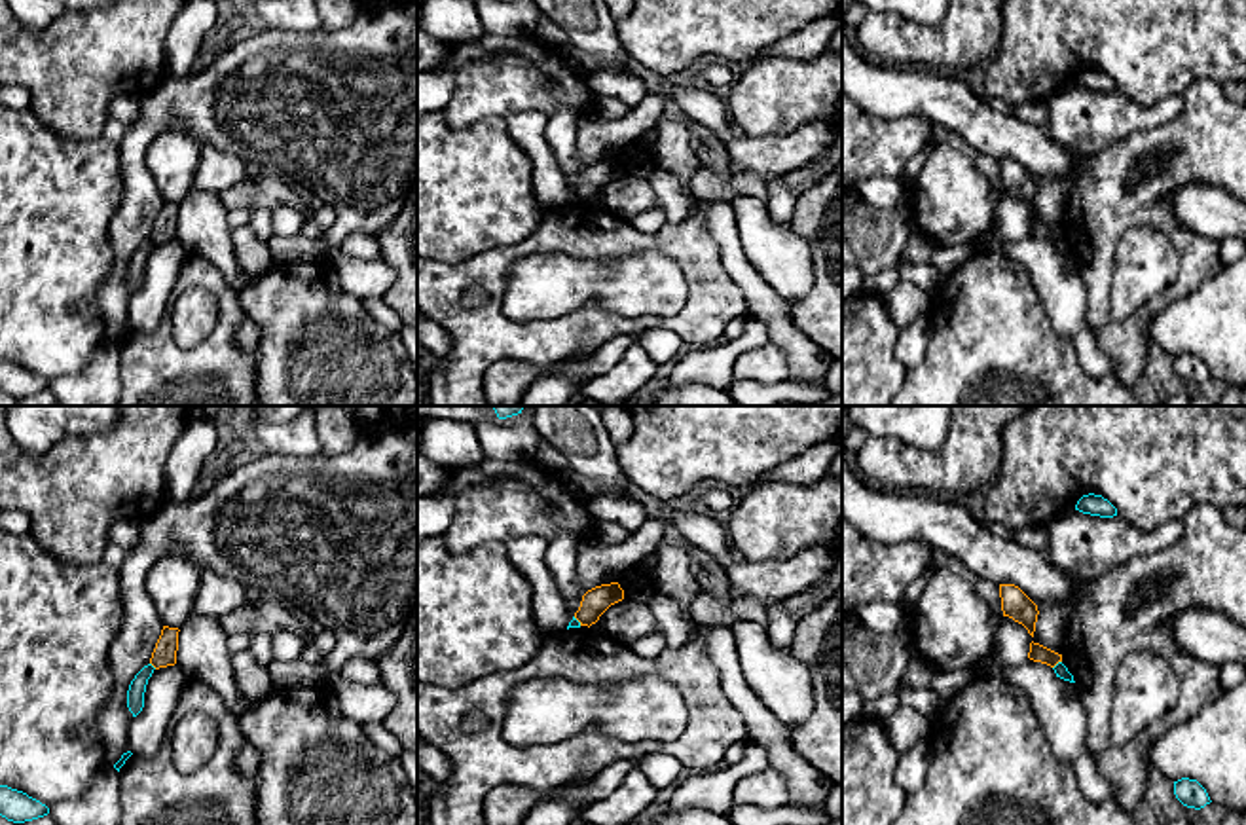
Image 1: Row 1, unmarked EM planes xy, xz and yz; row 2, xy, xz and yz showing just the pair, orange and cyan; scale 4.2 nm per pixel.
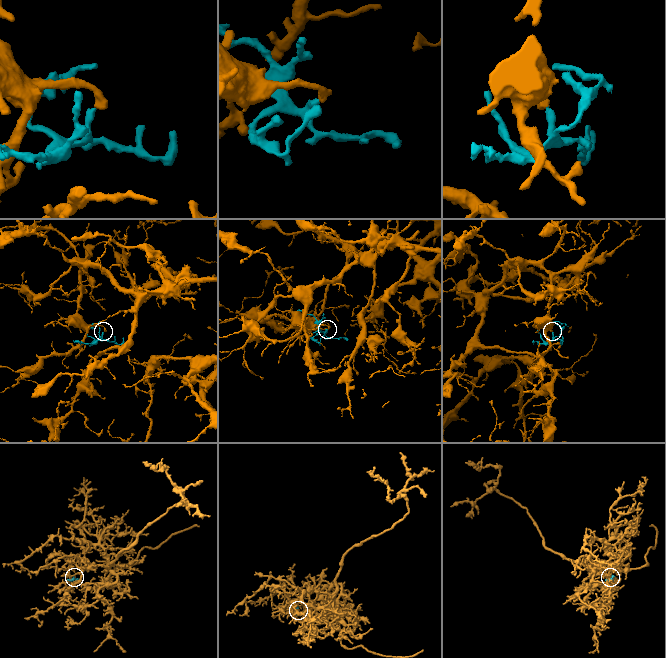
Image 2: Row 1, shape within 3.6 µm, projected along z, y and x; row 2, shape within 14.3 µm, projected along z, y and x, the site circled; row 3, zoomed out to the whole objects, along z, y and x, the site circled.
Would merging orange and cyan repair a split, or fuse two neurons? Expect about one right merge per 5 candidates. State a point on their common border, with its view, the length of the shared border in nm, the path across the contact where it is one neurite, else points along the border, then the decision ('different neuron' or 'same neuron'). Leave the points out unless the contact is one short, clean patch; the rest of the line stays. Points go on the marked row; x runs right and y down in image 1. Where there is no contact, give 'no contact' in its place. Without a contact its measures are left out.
contact yz (1057, 662); length 50 nm; border yz (1061, 660), (1053, 668); different neuron

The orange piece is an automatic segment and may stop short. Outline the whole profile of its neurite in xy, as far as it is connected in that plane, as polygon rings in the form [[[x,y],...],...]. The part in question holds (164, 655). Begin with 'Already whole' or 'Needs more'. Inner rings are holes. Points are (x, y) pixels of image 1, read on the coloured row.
Already whole. [[[163,626],[161,635],[152,652],[150,664],[159,669],[176,664],[178,628]]]

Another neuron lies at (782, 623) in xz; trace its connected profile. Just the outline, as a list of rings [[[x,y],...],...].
[[[785,599],[764,605],[768,616],[768,637],[776,647],[791,647],[800,614],[785,607]]]

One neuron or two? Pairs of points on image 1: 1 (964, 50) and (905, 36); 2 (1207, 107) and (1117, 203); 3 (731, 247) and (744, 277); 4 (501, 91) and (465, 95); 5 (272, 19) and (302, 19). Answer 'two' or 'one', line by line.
1: one
2: one
3: one
4: one
5: one

